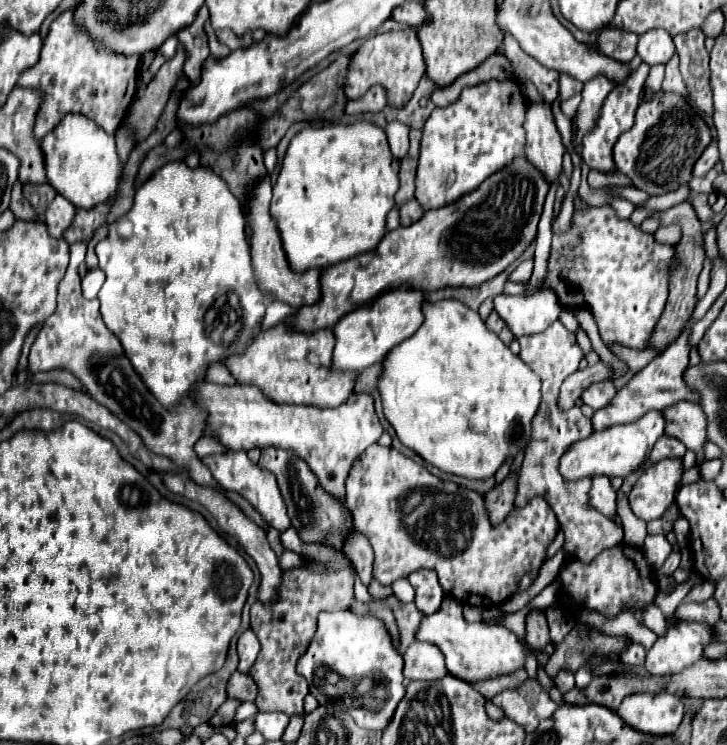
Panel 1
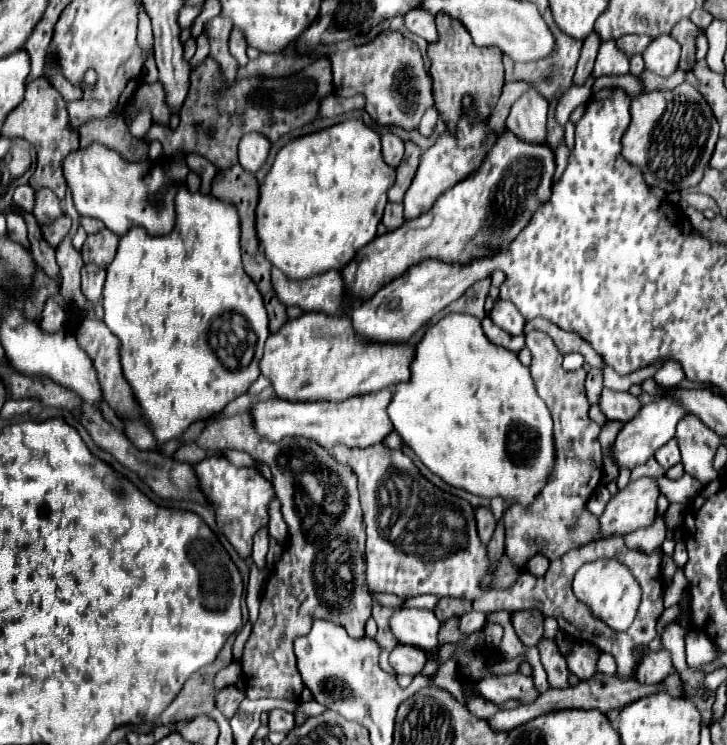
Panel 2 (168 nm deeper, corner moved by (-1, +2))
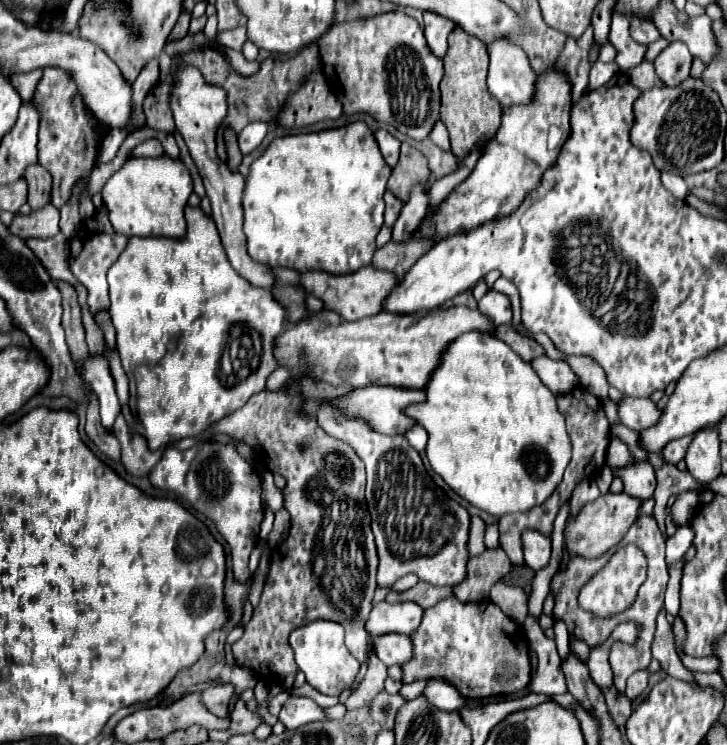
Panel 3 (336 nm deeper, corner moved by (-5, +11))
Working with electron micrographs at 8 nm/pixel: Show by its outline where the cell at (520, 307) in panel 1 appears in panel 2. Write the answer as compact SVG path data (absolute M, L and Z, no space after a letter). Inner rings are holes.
M496 301L492 311L490 311L490 317L494 317L494 323L504 329L506 333L512 333L512 335L522 335L524 333L524 317L518 313L518 309L510 303L510 301Z

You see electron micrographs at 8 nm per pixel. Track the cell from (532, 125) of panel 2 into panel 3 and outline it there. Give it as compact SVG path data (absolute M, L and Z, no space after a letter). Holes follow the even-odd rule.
M512 40L486 42L490 58L488 90L502 106L528 104L536 90L536 74L528 64L526 52Z

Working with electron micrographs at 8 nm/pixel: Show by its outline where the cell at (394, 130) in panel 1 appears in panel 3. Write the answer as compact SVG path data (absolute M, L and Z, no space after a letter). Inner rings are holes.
M376 130L374 132L374 138L376 138L376 144L380 148L380 154L382 158L386 160L388 166L396 166L398 162L398 154L400 154L400 140L396 140L390 132L386 130Z

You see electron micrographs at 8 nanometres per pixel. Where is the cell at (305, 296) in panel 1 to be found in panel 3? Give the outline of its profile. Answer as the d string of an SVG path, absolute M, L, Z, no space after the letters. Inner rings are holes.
M366 266L354 274L308 272L308 274L302 274L300 282L302 282L306 294L312 294L312 296L324 300L326 308L340 312L340 316L344 316L344 320L356 322L356 320L362 320L364 316L376 316L376 312L382 312L382 304L388 298L388 292L392 292L392 288L396 288L396 284L400 280L394 276L394 272Z

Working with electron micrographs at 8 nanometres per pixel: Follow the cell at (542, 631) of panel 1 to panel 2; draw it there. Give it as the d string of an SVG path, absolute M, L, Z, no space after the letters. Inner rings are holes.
M542 637L538 641L538 651L540 651L542 665L544 665L546 673L548 673L550 687L554 687L554 689L568 687L568 665L566 665L556 641Z

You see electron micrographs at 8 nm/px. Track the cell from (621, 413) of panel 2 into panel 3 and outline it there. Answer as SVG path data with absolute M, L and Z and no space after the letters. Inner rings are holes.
M626 398L620 404L620 422L630 430L642 432L660 422L660 408L650 398Z

